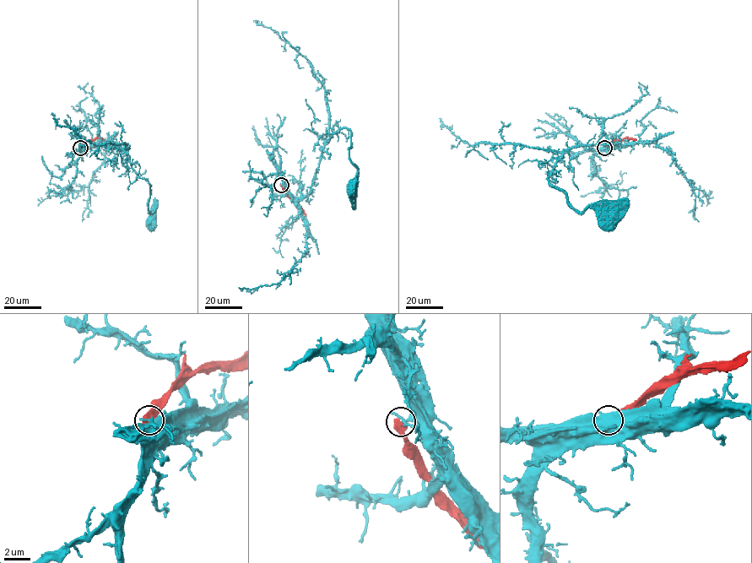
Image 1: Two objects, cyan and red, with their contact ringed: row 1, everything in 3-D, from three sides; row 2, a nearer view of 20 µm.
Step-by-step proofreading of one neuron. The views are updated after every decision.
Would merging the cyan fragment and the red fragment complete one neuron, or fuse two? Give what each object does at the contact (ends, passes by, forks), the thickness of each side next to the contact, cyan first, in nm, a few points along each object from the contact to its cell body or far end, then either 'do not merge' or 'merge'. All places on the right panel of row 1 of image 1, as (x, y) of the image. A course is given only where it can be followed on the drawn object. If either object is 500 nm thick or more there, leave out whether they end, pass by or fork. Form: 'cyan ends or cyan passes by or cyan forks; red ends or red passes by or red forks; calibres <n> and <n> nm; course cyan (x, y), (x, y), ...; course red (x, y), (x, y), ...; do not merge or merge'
calibres 240 and 600 nm; course cyan (603, 148), (617, 143), (569, 148), (548, 181), (565, 193), (575, 208), (583, 212), (592, 208), (606, 219); course red (603, 148), (626, 138), (636, 140); do not merge

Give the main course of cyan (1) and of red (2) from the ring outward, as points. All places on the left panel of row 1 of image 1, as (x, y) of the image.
1: (80, 148), (102, 143), (118, 144), (132, 170), (149, 184), (148, 208), (151, 212), (156, 208), (151, 219)
2: (80, 148), (88, 140), (97, 138), (105, 140)

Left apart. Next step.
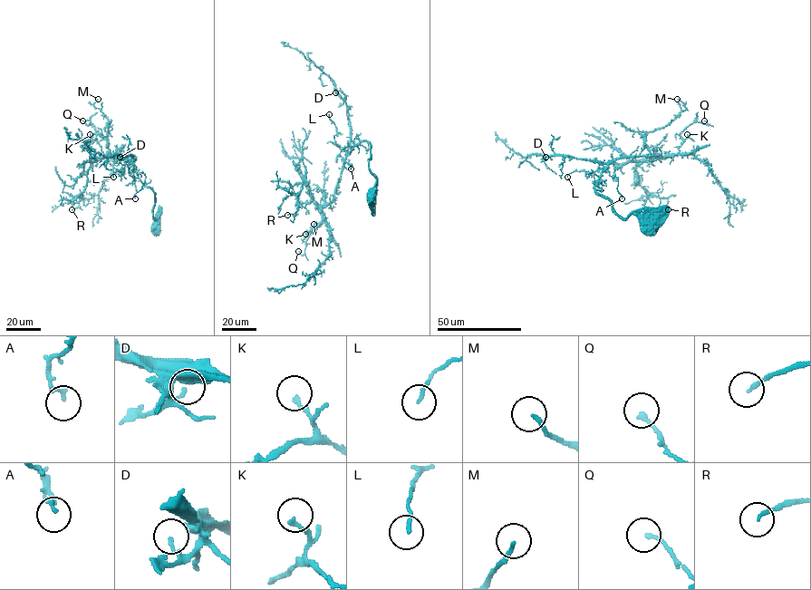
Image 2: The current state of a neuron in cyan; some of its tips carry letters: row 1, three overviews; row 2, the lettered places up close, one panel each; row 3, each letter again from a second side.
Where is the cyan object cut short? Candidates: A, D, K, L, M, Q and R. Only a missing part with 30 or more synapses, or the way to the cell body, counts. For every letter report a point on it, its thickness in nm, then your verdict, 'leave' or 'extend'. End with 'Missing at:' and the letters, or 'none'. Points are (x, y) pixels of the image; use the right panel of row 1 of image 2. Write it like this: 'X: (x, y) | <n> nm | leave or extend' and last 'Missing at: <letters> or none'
A: (622, 198) | 110 nm | leave
D: (545, 157) | 120 nm | leave
K: (687, 134) | 150 nm | leave
L: (567, 177) | 130 nm | leave
M: (677, 99) | 150 nm | leave
Q: (704, 120) | 150 nm | leave
R: (668, 209) | 130 nm | leave
Missing at: none

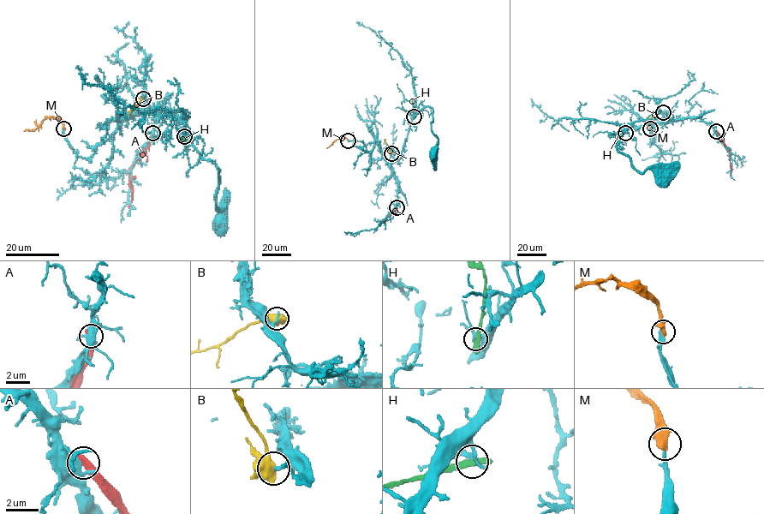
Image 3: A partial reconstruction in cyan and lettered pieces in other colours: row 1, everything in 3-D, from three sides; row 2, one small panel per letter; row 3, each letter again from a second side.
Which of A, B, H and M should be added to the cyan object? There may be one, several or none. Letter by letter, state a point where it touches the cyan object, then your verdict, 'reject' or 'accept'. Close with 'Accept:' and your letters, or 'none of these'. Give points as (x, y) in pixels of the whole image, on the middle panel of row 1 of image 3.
A: (396, 207) | reject
B: (391, 153) | reject
H: (414, 116) | reject
M: (348, 140) | accept
Accept: M

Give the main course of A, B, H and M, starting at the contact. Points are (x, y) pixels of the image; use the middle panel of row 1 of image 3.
A: (396, 207), (384, 222)
B: (391, 153), (384, 139)
H: (414, 116), (412, 99)
M: (349, 140), (340, 137), (326, 148)

